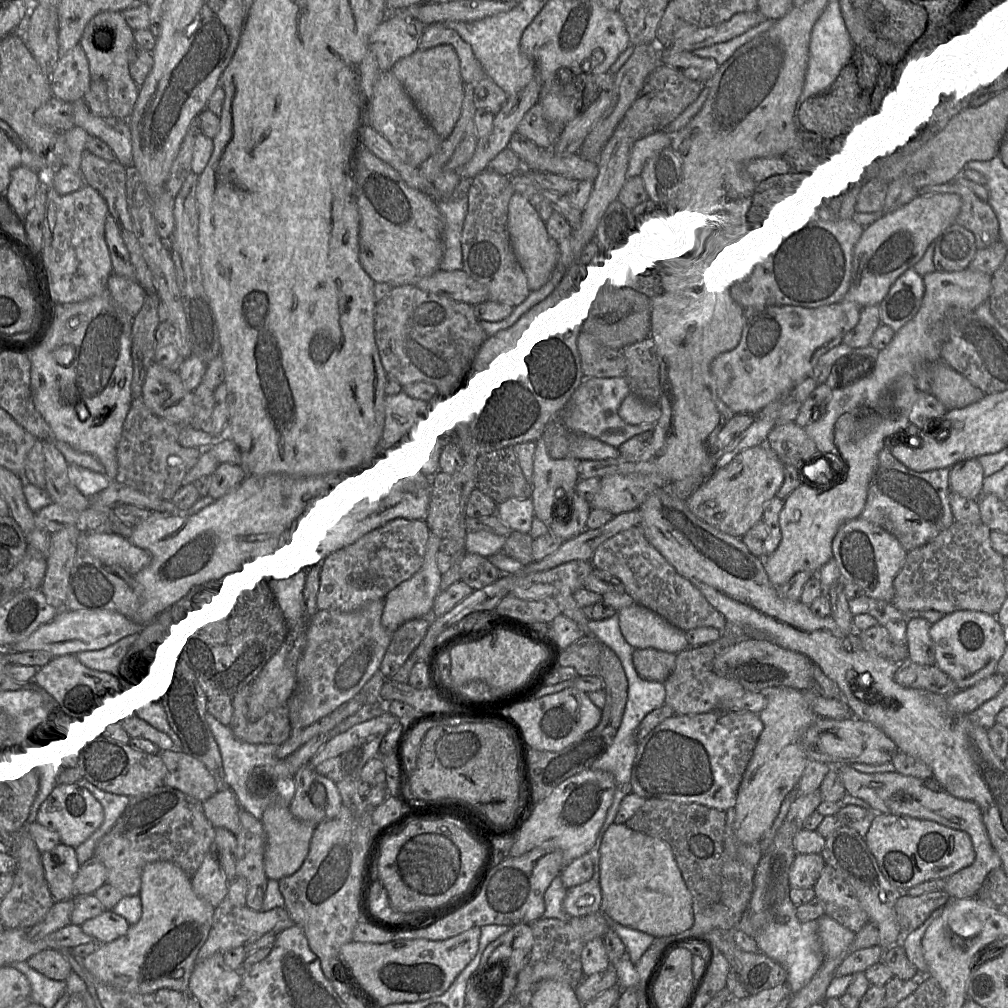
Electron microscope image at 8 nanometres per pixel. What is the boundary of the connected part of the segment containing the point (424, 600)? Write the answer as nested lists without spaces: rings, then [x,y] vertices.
[[[429,529],[423,565],[414,575],[398,584],[384,597],[381,623],[385,629],[393,631],[407,620],[430,616],[434,600],[439,593],[442,575],[438,569],[436,559],[437,552],[439,551],[439,544],[440,538],[437,535],[434,535]]]

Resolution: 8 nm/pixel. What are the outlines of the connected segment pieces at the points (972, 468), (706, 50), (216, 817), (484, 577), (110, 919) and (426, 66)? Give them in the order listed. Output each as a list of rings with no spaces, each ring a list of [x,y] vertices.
[[[977,458],[966,459],[949,469],[949,486],[952,493],[970,500],[982,495],[985,475]]]
[[[764,20],[757,26],[730,41],[700,48],[692,53],[698,57],[714,59],[718,66],[721,66],[726,63],[738,49],[770,29],[773,23],[773,21]]]
[[[231,788],[216,791],[202,802],[202,807],[214,828],[226,828],[236,836],[240,826],[240,805]]]
[[[466,552],[460,565],[460,580],[473,590],[492,584],[501,571],[487,557]]]
[[[106,910],[100,915],[85,921],[80,927],[85,934],[93,939],[93,942],[106,944],[123,936],[130,924],[124,917],[112,910]]]
[[[448,44],[417,49],[397,61],[391,70],[436,133],[442,139],[448,138],[460,118],[464,98],[464,81],[455,49]]]

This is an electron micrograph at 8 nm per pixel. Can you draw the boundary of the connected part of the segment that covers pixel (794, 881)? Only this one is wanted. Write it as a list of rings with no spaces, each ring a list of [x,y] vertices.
[[[822,854],[796,855],[789,872],[791,888],[813,888],[825,866]]]

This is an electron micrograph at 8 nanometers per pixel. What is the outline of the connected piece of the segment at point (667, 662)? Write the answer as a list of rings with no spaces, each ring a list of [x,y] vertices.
[[[642,648],[634,650],[632,661],[640,677],[664,683],[675,668],[676,656],[675,653],[654,648]]]

